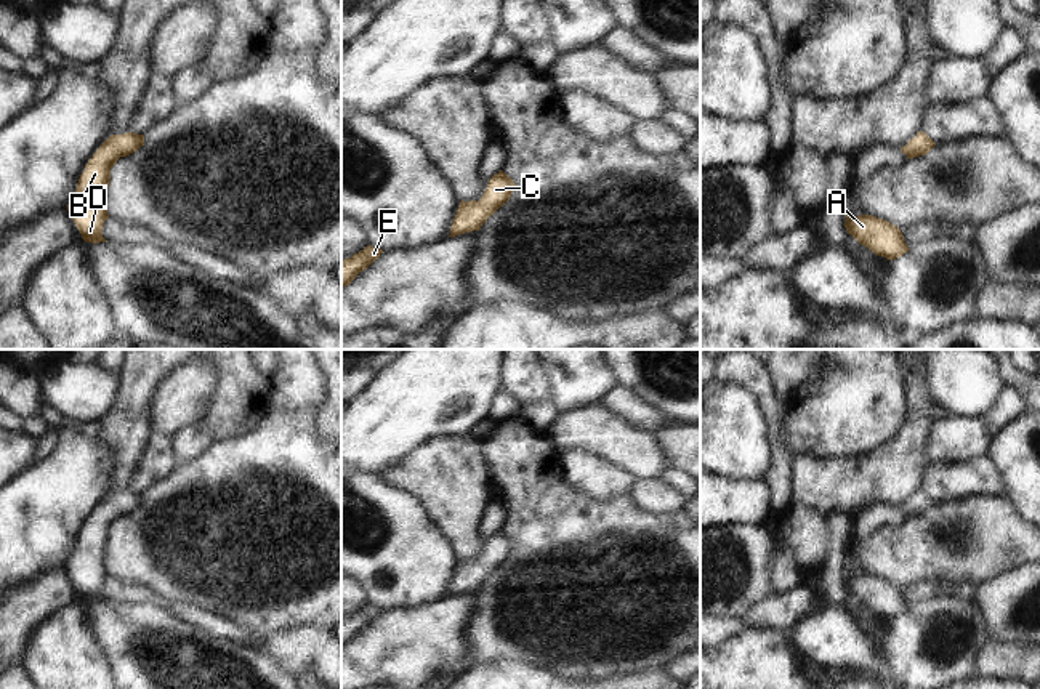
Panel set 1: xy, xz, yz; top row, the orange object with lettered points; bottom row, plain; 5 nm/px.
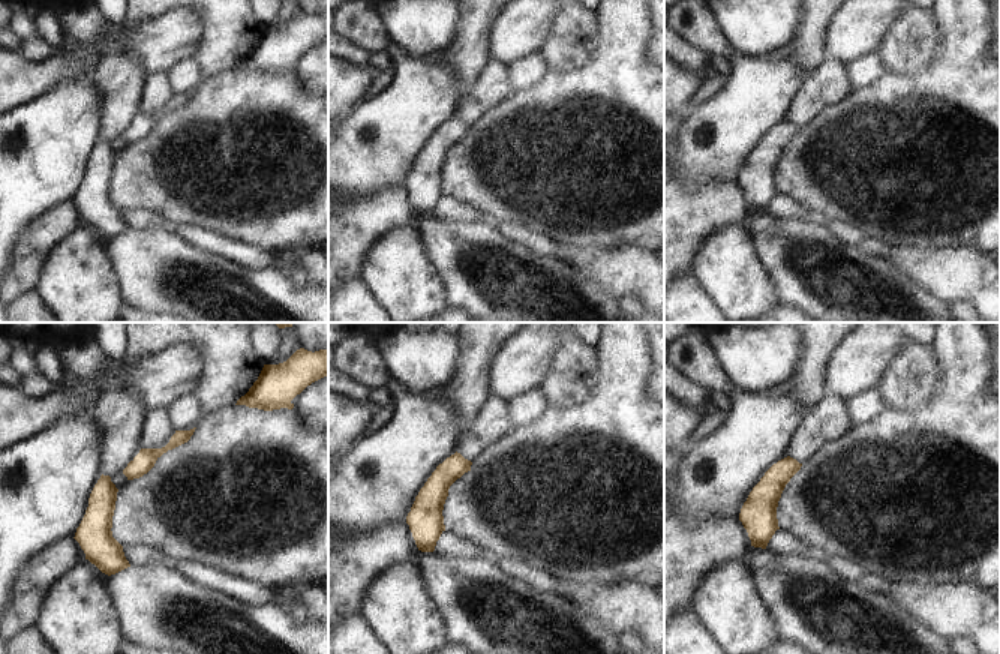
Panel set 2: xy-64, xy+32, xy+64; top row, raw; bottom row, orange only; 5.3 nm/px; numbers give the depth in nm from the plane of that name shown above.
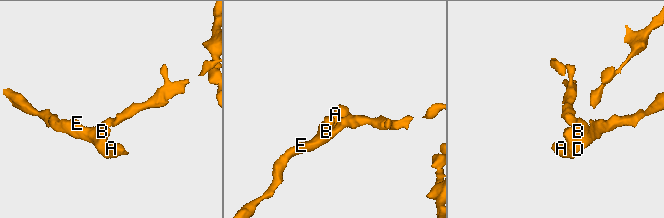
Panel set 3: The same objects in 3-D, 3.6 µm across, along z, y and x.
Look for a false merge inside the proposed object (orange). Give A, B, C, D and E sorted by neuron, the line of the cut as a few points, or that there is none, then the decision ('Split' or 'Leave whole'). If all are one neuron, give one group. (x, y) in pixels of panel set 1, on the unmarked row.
Groups: A B C D E. No split. Leave whole

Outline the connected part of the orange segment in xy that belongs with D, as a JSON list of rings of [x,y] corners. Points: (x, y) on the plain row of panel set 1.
[[[133,490],[109,495],[93,513],[79,537],[77,548],[67,564],[77,588],[85,601],[107,601],[103,596],[107,572],[107,546],[111,527],[120,516],[127,516],[144,505],[144,494]]]

